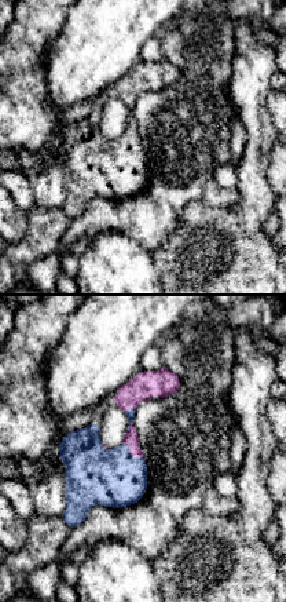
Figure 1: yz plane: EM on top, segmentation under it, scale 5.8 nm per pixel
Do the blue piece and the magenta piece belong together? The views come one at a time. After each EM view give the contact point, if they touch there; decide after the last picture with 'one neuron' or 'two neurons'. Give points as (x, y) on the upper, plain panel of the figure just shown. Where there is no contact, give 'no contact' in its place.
contact (132, 148)

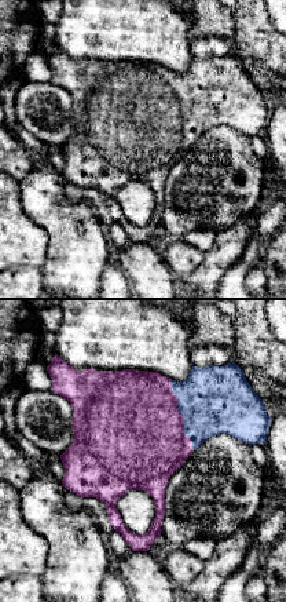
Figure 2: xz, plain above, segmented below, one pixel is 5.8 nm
contact (182, 105)

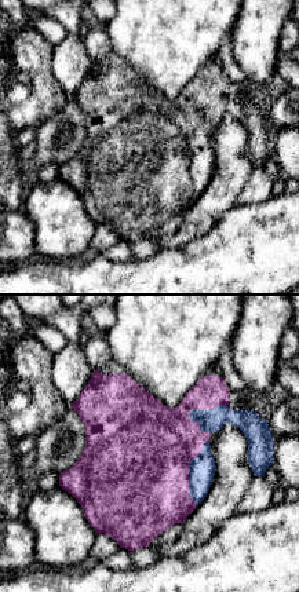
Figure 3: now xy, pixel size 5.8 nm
contact (207, 102)

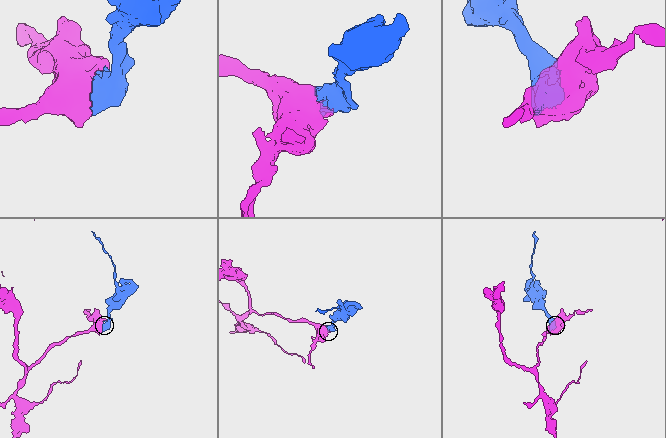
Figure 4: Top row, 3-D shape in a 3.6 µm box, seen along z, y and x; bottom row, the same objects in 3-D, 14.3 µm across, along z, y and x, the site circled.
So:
one neuron

